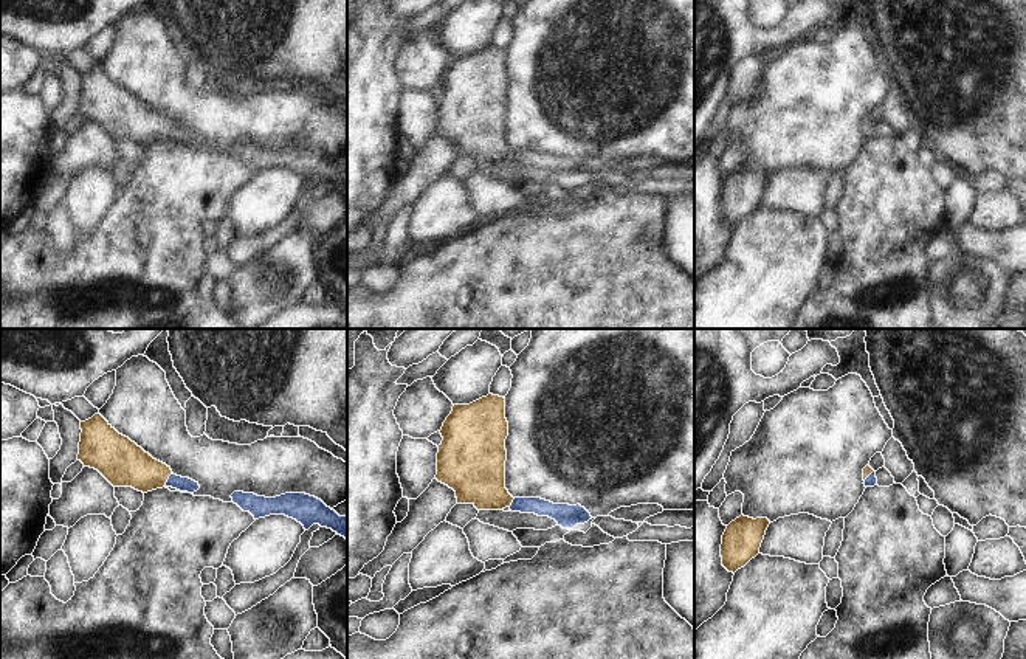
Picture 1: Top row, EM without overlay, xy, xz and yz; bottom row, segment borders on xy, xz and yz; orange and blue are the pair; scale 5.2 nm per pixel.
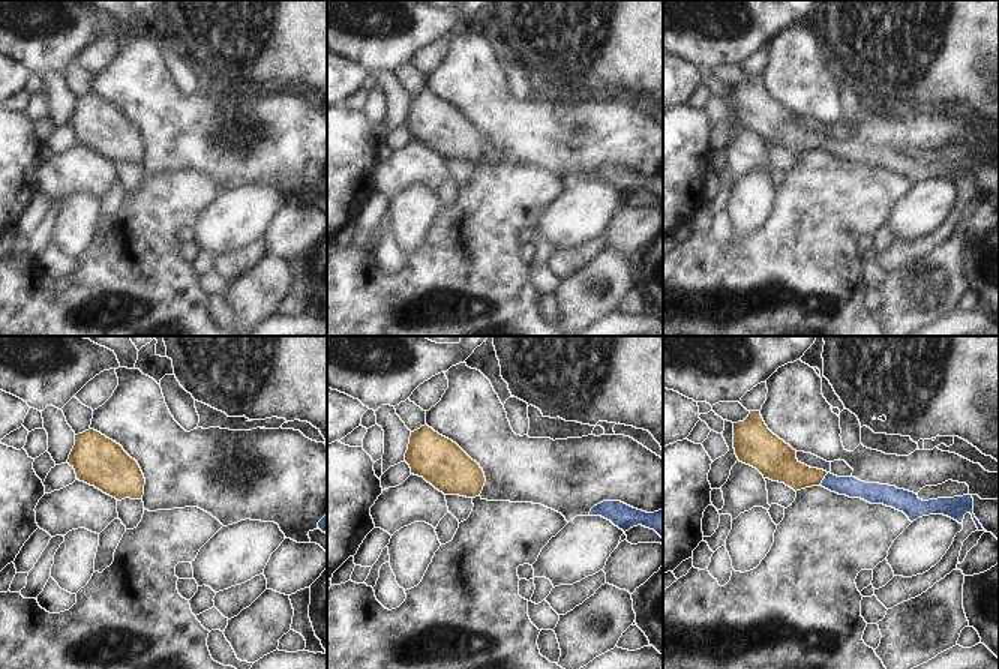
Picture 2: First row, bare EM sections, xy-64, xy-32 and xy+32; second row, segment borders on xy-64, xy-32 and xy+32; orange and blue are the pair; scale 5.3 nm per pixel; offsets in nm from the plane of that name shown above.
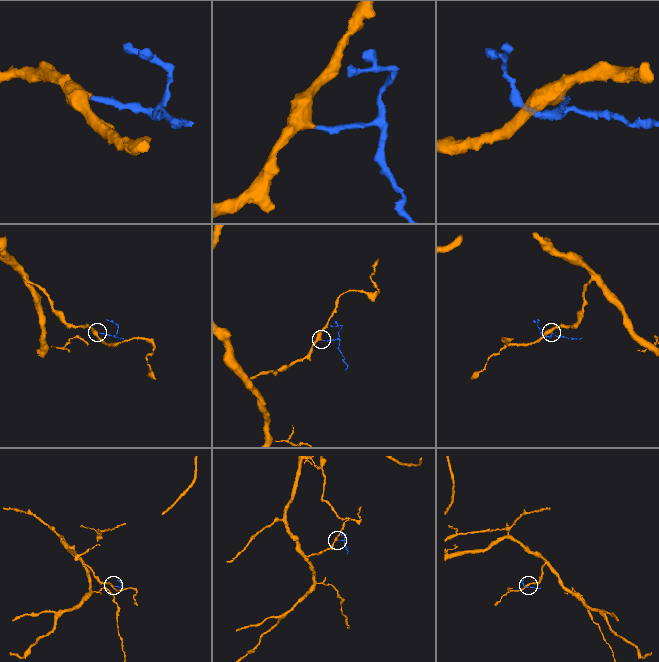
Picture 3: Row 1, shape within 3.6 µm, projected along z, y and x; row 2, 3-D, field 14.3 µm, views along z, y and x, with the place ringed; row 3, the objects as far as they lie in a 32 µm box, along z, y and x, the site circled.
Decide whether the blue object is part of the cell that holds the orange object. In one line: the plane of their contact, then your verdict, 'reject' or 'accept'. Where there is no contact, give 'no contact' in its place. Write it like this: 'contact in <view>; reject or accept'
contact in xy; accept

